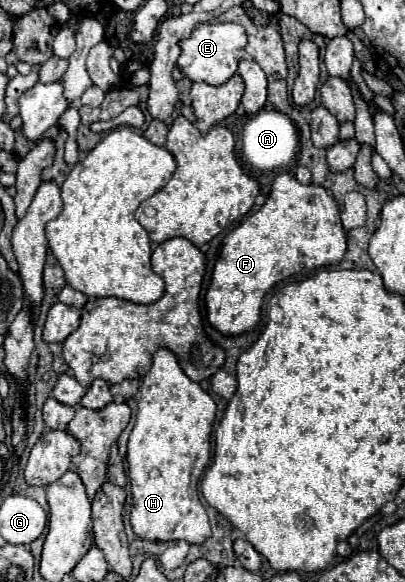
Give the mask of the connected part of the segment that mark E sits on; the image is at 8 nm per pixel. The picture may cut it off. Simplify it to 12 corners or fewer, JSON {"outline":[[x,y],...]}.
{"outline":[[201,23],[179,41],[177,67],[221,85],[247,45],[237,23]]}

